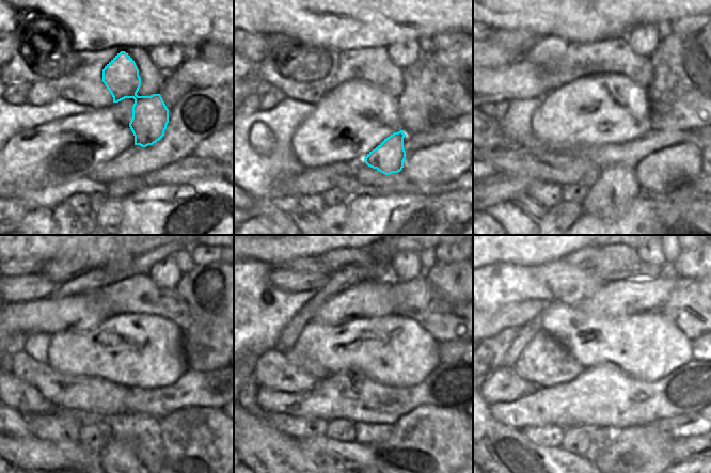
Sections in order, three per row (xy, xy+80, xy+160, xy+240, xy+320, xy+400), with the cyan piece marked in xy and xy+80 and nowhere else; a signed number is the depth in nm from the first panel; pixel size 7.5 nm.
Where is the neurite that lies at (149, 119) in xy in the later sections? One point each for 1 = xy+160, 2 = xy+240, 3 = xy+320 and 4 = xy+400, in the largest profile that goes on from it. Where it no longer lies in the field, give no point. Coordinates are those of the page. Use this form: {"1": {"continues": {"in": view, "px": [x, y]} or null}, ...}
{"1": {"continues": {"in": "xy+160", "px": [611, 194]}}, "2": {"continues": {"in": "xy+240", "px": [135, 452]}}, "3": {"continues": {"in": "xy+320", "px": [364, 432]}}, "4": {"continues": {"in": "xy+400", "px": [604, 435]}}}

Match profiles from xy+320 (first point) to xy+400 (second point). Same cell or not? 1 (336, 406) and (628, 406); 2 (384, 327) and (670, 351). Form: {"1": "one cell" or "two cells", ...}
{"1": "one cell", "2": "one cell"}

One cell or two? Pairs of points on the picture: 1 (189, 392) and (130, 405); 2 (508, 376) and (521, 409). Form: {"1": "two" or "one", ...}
{"1": "one", "2": "two"}

